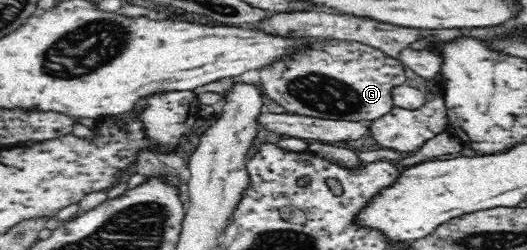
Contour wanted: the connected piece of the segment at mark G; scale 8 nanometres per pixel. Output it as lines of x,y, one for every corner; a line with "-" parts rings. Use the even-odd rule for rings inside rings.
307,39
303,50
259,70
263,93
287,112
341,122
380,119
395,106
392,90
407,81
400,60
364,43
340,39

